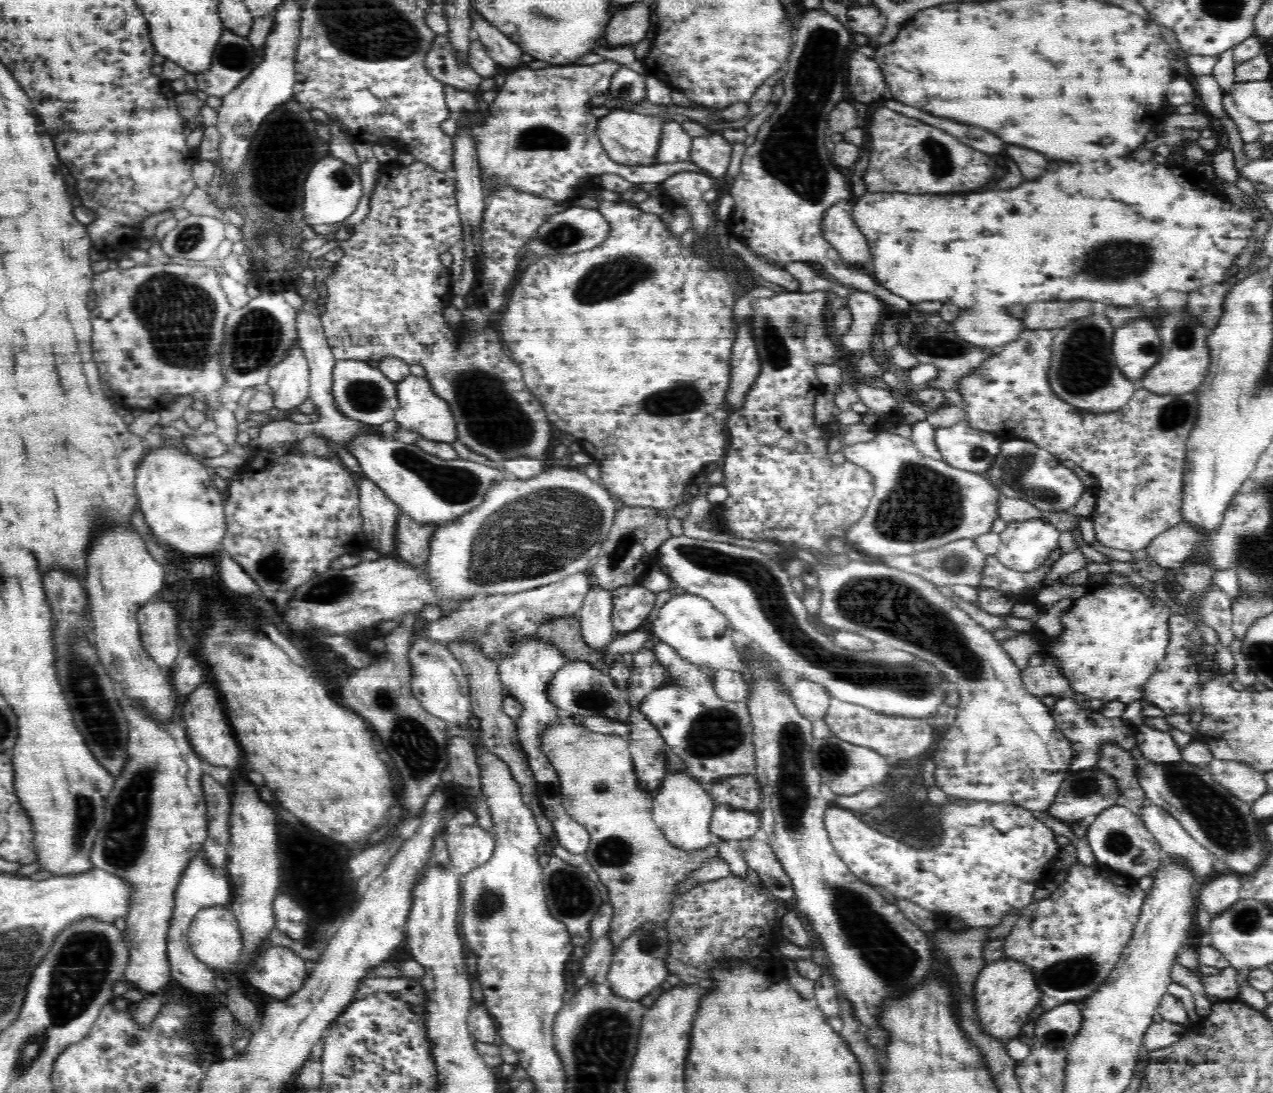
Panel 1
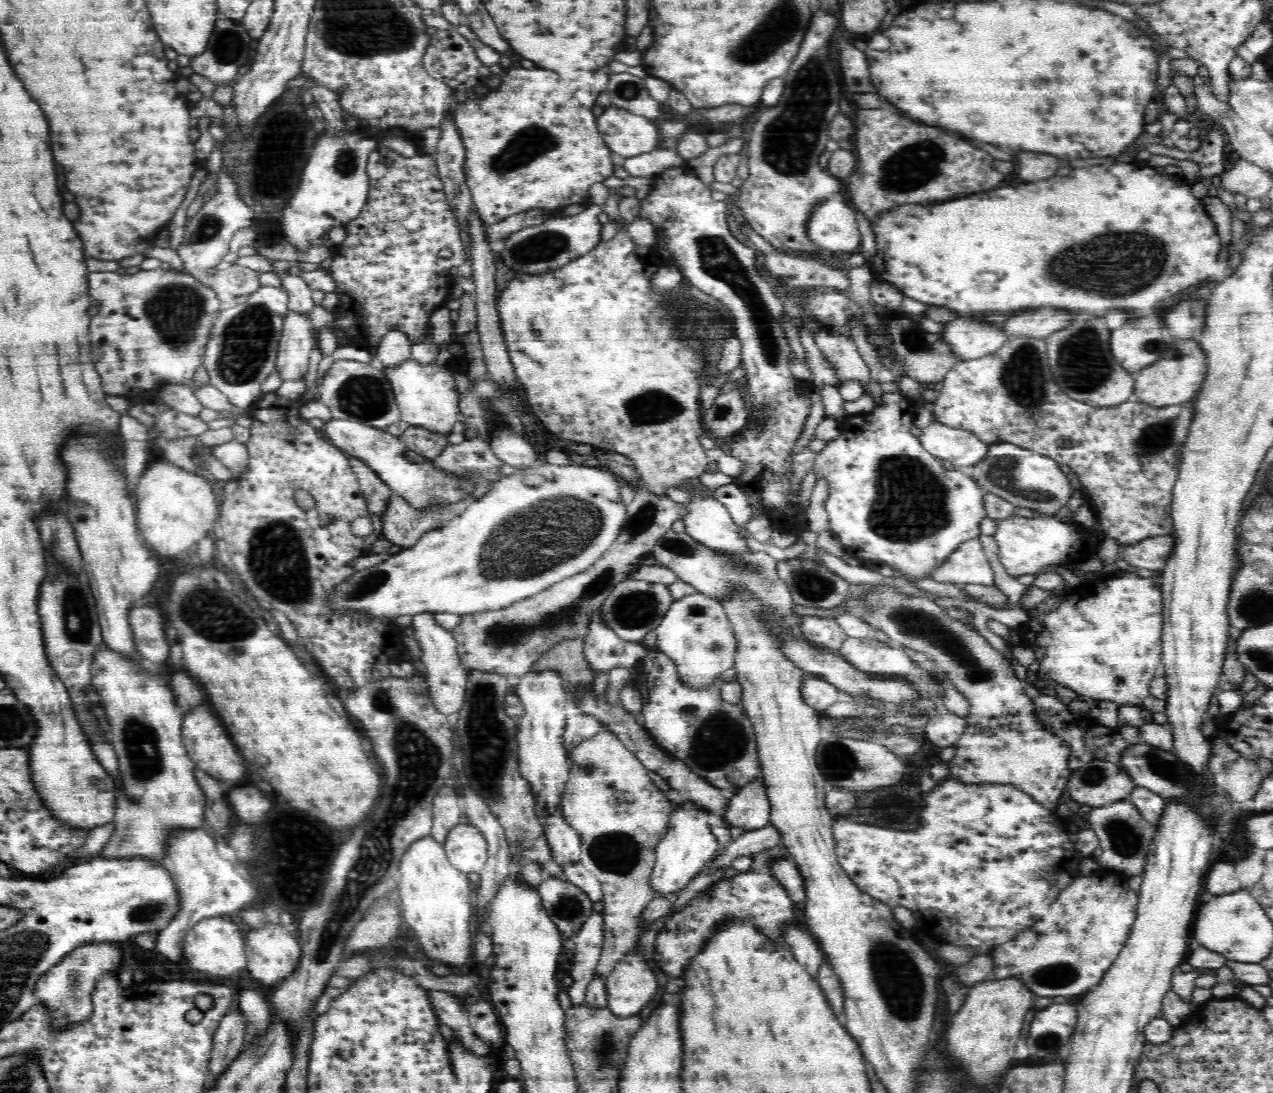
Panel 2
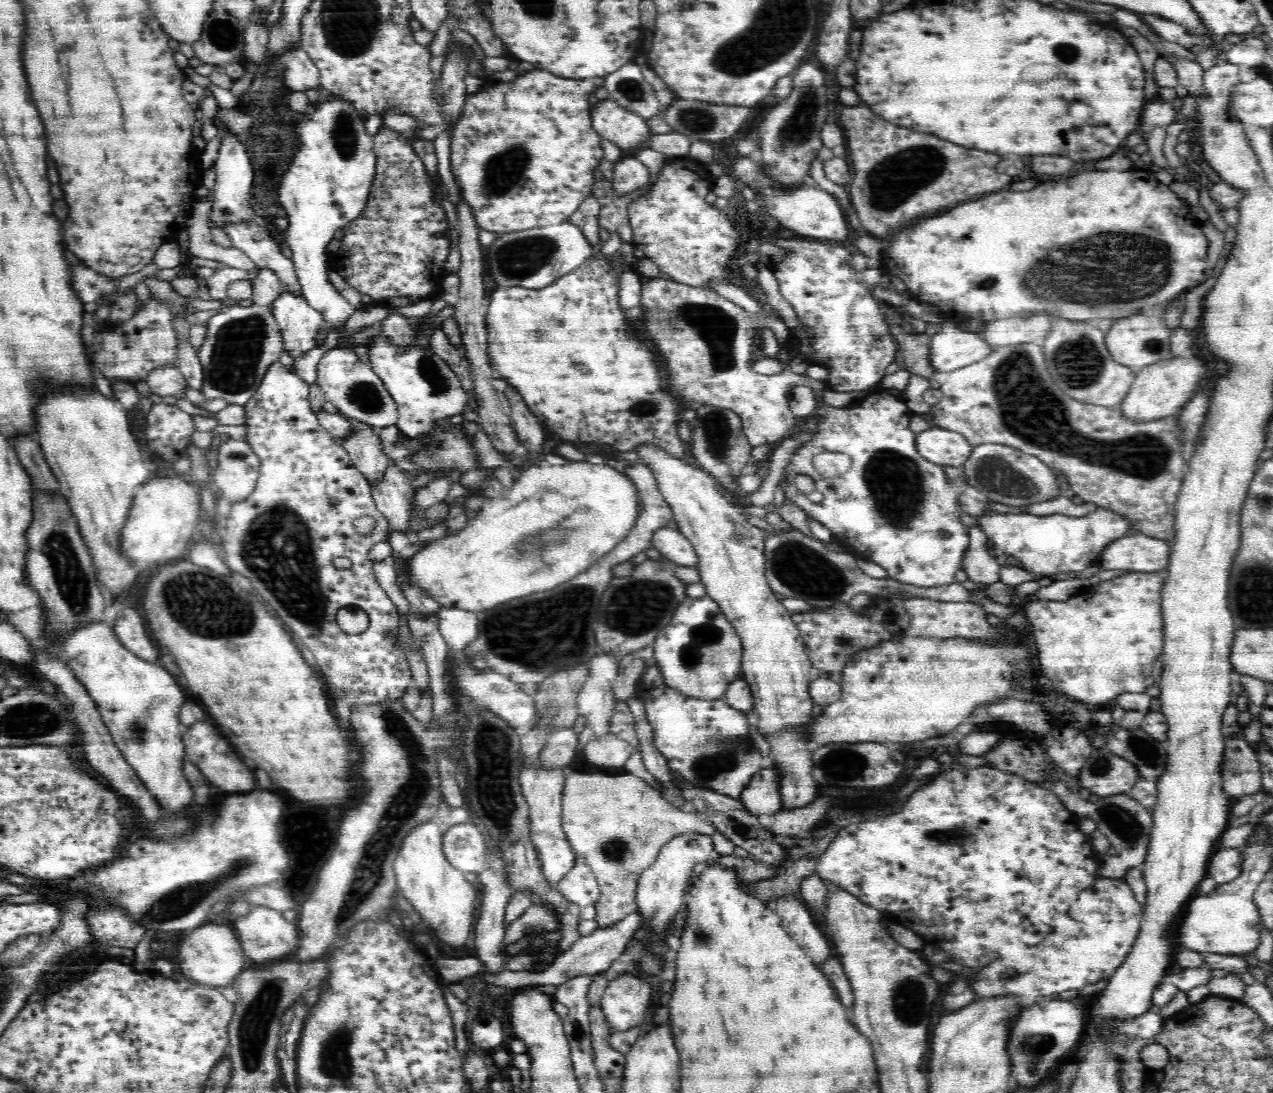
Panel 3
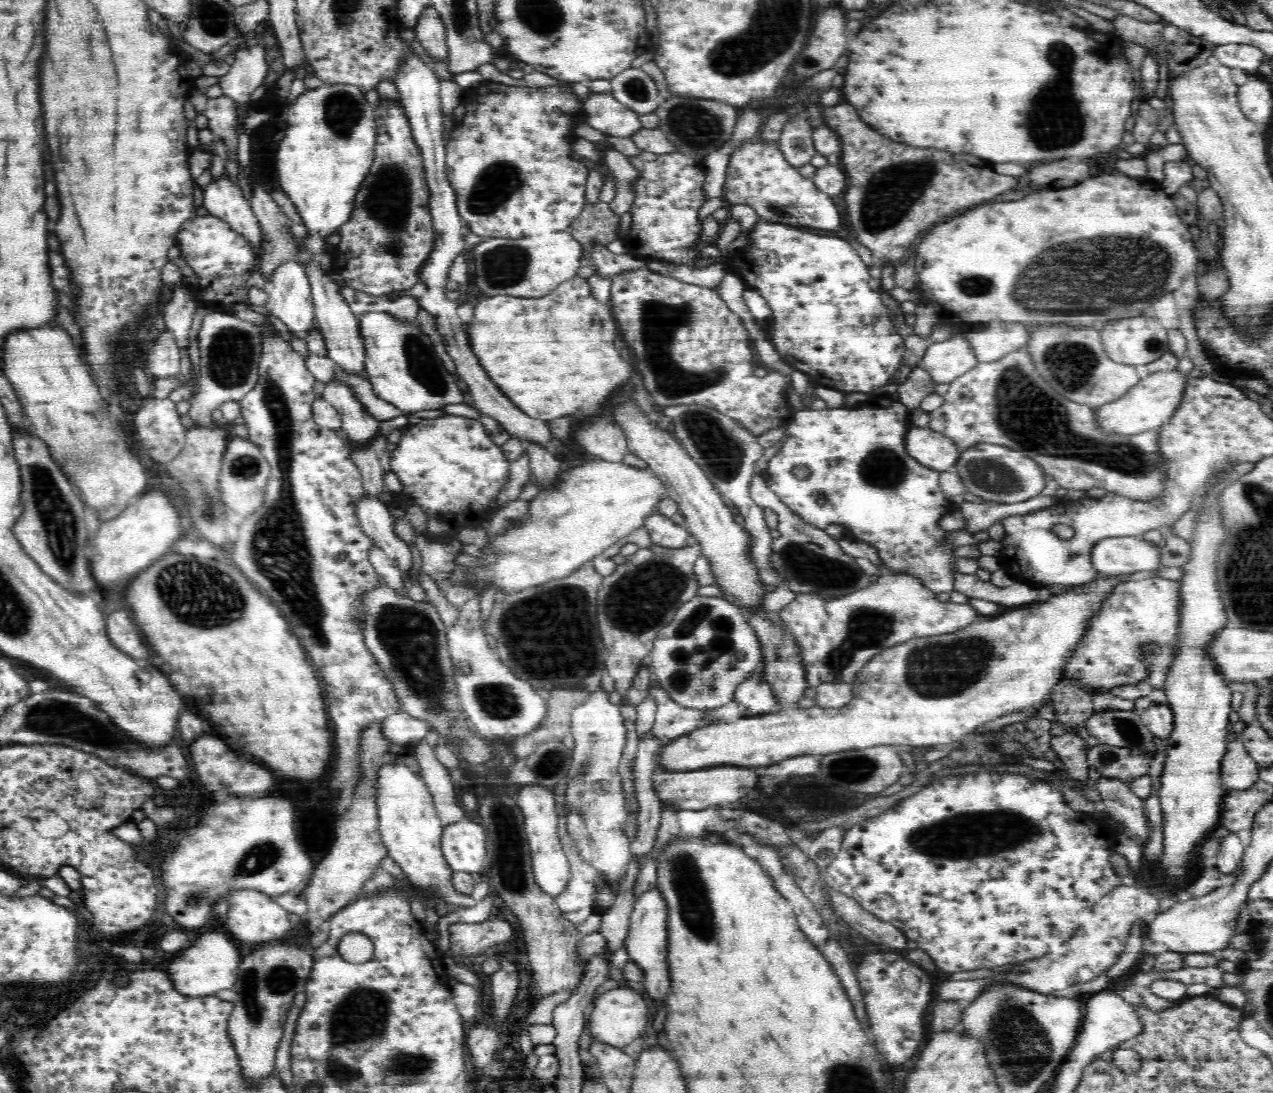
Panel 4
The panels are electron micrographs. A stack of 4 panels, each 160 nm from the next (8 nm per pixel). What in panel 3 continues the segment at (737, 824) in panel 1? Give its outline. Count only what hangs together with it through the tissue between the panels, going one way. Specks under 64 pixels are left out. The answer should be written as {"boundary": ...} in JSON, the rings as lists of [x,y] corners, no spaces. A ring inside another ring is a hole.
{"boundary":[[[770,768],[760,770],[740,796],[742,804],[757,818],[762,814],[776,814],[780,810],[781,794],[778,794],[778,777]]]}

